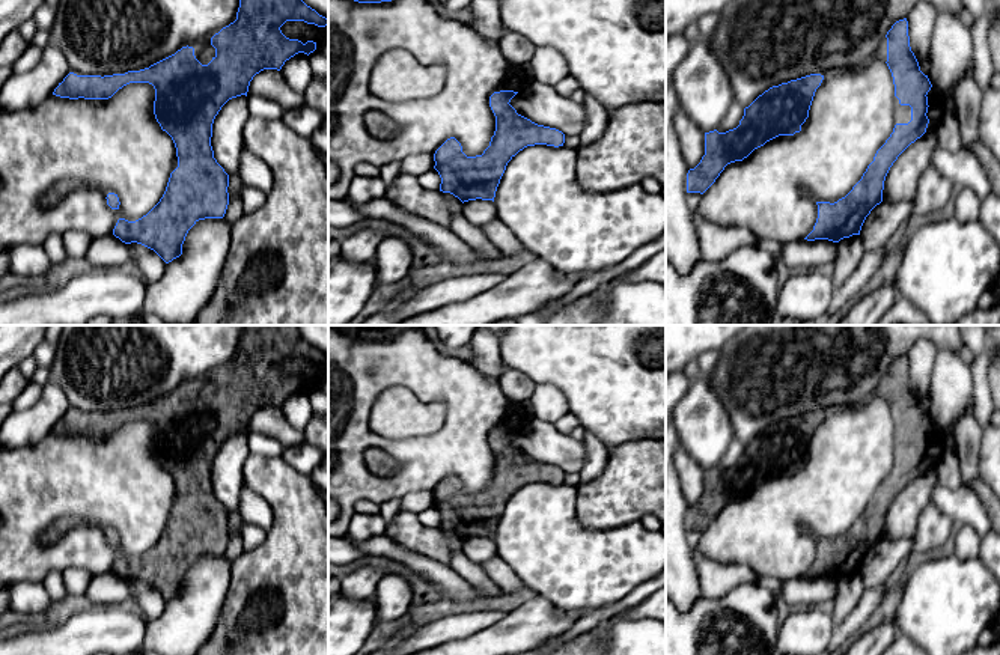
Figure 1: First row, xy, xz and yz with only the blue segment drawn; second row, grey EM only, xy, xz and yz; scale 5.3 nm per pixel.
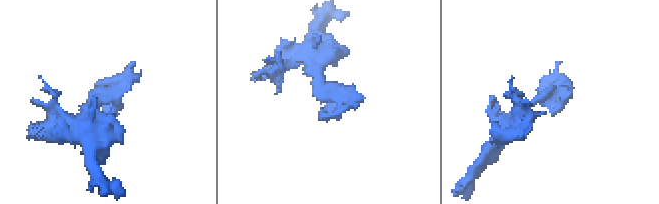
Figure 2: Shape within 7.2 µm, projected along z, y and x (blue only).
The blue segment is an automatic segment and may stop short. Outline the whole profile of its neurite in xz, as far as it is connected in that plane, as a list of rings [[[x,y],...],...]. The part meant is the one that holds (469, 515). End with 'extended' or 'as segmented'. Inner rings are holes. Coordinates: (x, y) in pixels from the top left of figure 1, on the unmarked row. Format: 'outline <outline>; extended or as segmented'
outline [[[500,428],[489,434],[495,468],[482,492],[467,494],[455,474],[435,488],[434,506],[441,515],[440,529],[453,532],[462,541],[476,536],[494,539],[506,503],[520,488],[535,482],[563,483],[562,468],[517,450],[509,441],[517,431]]]; as segmented

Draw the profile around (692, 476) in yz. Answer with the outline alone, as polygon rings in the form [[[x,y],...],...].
[[[681,446],[675,452],[675,468],[688,507],[694,506],[705,492],[705,470]]]

